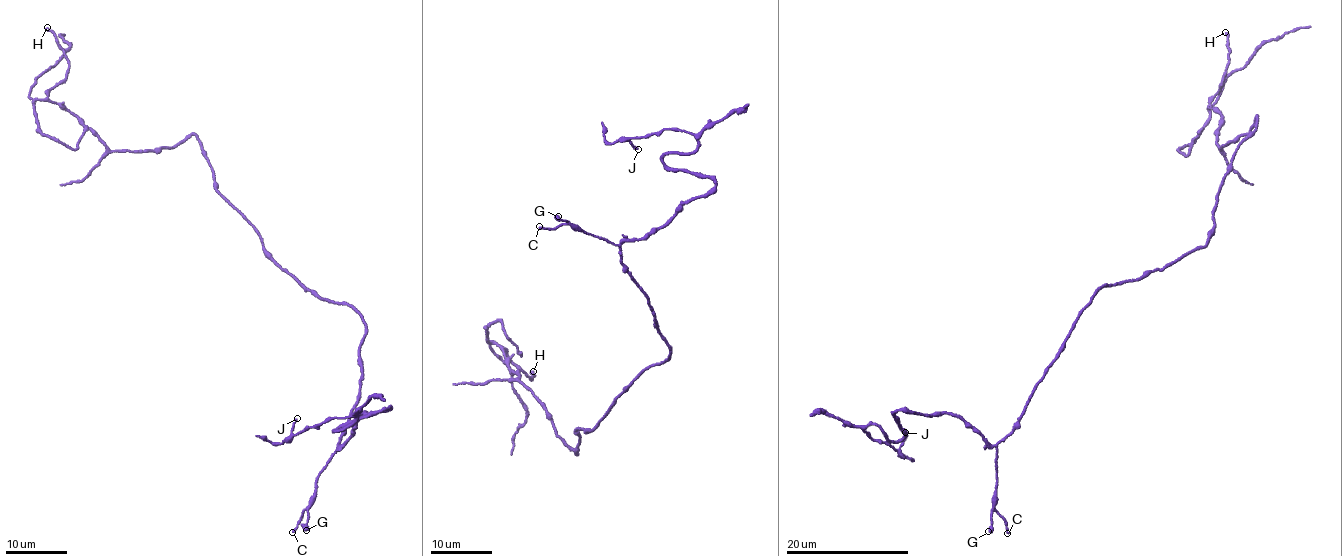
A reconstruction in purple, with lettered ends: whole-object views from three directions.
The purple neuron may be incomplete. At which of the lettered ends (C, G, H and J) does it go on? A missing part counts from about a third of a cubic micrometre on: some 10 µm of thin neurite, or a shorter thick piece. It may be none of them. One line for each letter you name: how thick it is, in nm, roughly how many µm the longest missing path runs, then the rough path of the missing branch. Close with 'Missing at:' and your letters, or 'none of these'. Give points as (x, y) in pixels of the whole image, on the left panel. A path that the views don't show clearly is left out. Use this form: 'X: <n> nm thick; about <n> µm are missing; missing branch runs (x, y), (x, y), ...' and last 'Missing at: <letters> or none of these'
Missing at: none of these

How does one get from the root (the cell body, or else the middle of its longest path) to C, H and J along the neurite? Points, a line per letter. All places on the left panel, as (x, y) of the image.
C: (321, 297), (350, 304), (361, 317), (362, 375), (348, 426), (292, 532)
H: (321, 297), (283, 271), (216, 188), (193, 134), (172, 147), (112, 151), (49, 99), (69, 65), (47, 27)
J: (321, 297), (366, 329), (338, 448), (360, 414), (389, 407), (344, 430), (357, 414), (293, 434), (297, 418)

